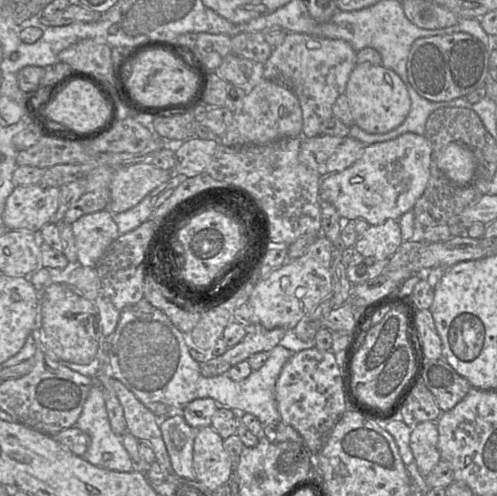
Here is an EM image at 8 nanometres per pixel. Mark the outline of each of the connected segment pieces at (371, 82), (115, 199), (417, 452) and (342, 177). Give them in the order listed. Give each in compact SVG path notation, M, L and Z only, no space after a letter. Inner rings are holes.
M356 64L344 94L349 101L354 124L370 134L384 134L397 128L404 122L411 107L403 81L393 70L383 65Z
M149 162L116 169L110 183L108 209L115 214L133 208L152 190L167 182L173 174L176 173L157 168Z
M435 421L420 422L412 427L410 448L419 472L427 476L441 459Z
M404 133L395 139L366 145L360 158L346 169L322 177L320 199L331 203L343 220L363 218L369 225L378 225L388 219L398 220L413 209L424 193L432 162L432 147L424 135Z

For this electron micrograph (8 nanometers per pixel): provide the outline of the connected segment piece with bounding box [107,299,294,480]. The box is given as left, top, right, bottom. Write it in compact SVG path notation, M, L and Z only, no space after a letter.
M145 299L125 307L119 317L113 334L107 337L107 368L110 376L119 380L147 407L154 404L167 405L169 417L159 418L159 425L163 441L170 457L174 474L189 480L196 480L193 469L193 447L197 430L191 427L182 415L182 408L189 402L199 398L211 398L220 407L227 407L237 413L251 413L262 425L281 420L275 399L275 385L284 364L293 356L294 352L278 344L269 352L265 364L258 370L240 381L234 381L225 374L204 377L201 375L201 364L195 361L189 353L185 343L185 334L177 329L167 315L152 306Z

